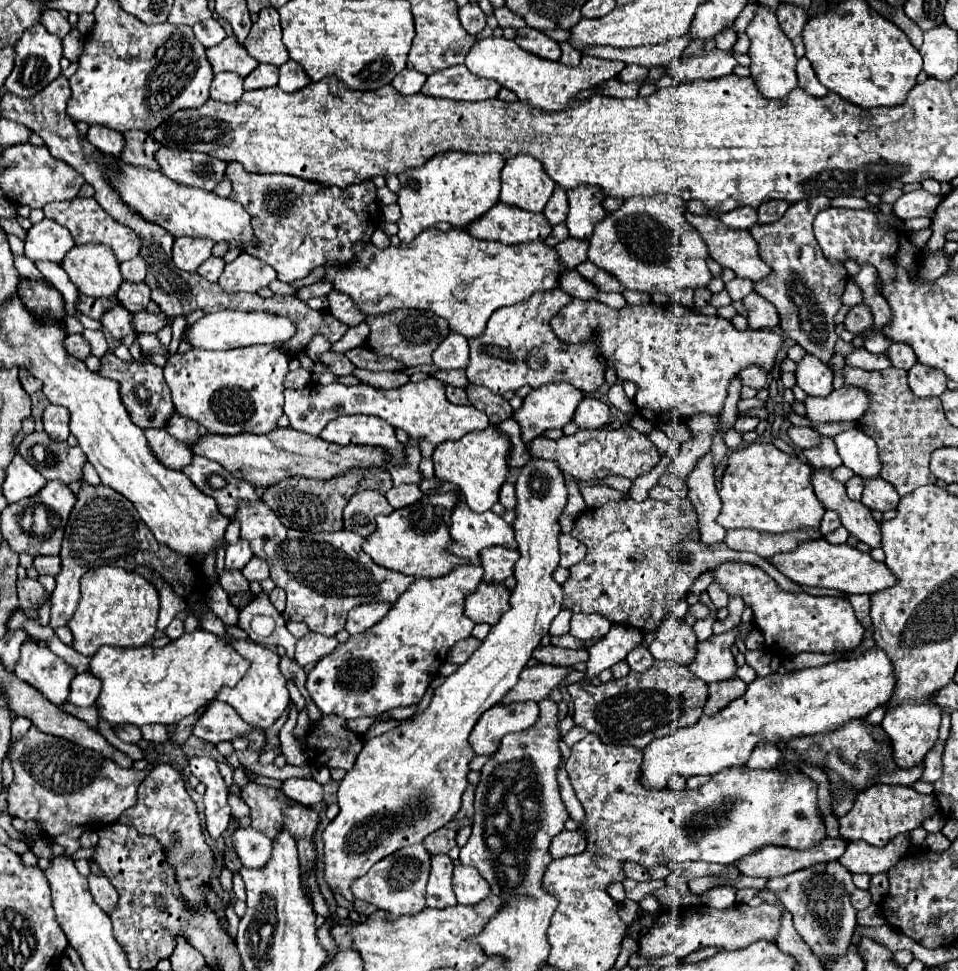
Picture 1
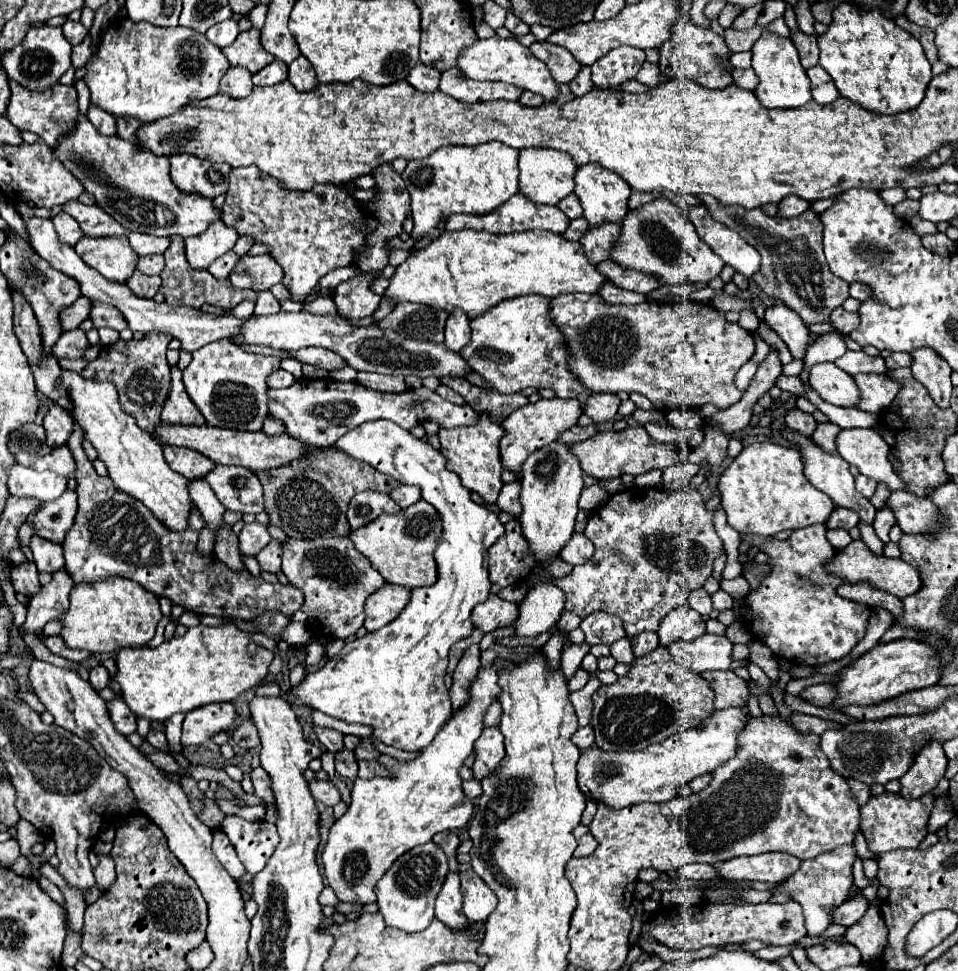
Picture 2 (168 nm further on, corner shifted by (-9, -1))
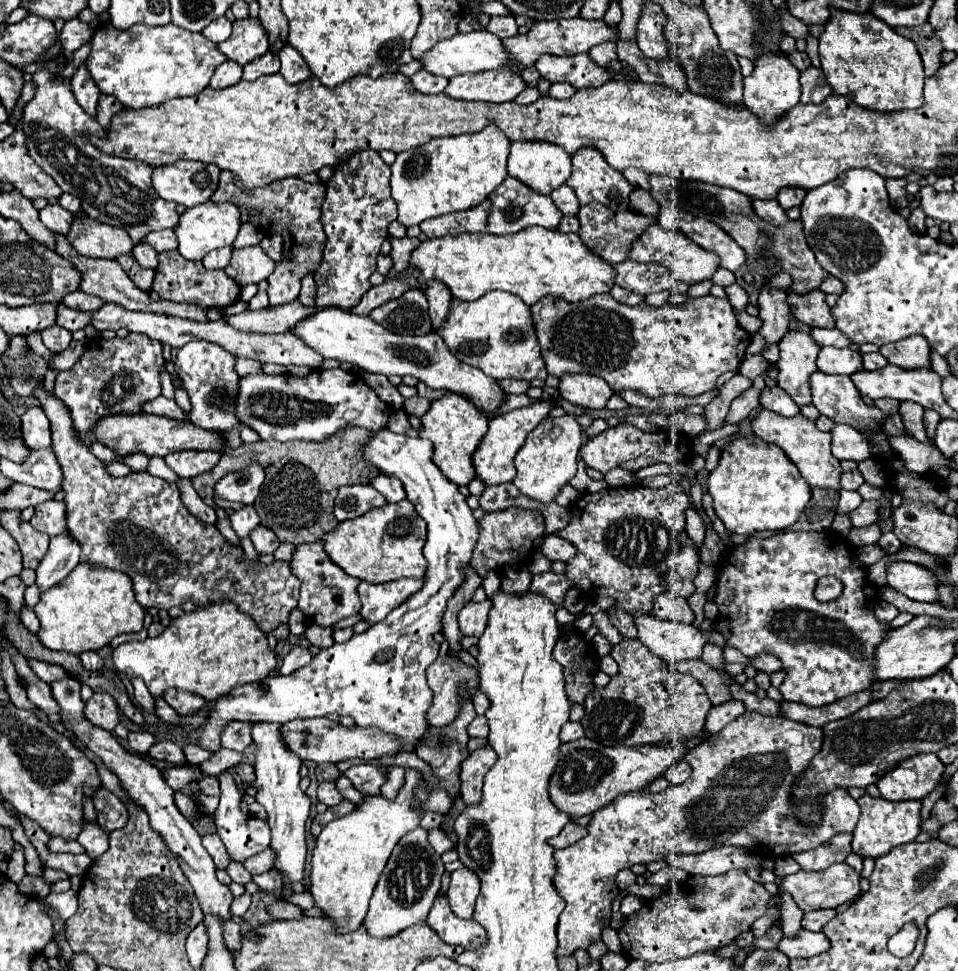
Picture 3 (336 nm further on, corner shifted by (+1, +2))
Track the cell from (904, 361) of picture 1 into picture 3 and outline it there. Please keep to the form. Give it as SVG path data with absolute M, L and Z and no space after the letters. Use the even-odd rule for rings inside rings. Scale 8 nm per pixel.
M876 352L876 354L862 354L862 370L880 370L888 364L888 360Z

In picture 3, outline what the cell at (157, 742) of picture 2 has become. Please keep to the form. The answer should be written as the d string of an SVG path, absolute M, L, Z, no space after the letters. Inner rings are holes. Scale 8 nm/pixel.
M130 732L128 734L128 746L136 754L146 754L152 744L154 744L154 736L150 732Z

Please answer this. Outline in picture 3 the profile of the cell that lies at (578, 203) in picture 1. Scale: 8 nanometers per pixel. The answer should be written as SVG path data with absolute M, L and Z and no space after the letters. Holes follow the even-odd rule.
M580 148L572 156L572 176L566 184L576 192L582 206L590 202L600 202L614 210L628 210L628 194L634 190L634 186L618 170L614 170L596 148Z

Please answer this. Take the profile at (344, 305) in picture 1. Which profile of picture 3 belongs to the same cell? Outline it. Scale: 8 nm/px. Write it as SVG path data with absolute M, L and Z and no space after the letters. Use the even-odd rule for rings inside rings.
M354 152L346 162L334 166L334 174L326 182L326 198L322 204L326 244L322 262L314 272L316 306L350 310L360 302L372 288L368 278L376 272L376 258L382 242L388 238L388 224L396 218L396 204L390 196L390 166L382 162L378 152Z

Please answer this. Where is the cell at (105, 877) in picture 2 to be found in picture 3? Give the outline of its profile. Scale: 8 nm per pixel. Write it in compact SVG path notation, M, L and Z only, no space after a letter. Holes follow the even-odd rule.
M84 822L82 832L78 834L78 842L86 848L86 854L96 860L108 850L108 832L102 830L98 822Z

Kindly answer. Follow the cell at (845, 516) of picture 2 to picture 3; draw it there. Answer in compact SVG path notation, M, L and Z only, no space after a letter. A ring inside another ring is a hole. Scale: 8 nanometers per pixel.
M842 490L840 492L840 504L838 504L838 514L850 514L854 508L858 508L862 502L862 496L858 492Z

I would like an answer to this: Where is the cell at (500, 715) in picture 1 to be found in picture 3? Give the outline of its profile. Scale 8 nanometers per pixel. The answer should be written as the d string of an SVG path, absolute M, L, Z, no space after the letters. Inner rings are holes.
M486 746L468 756L468 760L462 762L460 780L462 780L462 800L466 806L478 804L482 800L482 784L486 772L496 764L496 752Z

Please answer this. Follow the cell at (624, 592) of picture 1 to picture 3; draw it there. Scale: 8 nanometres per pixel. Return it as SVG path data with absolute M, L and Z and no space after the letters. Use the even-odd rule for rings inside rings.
M674 480L664 488L646 488L646 486L628 486L628 488L604 488L596 494L582 494L580 500L576 500L576 506L572 510L570 522L566 528L558 530L556 534L564 540L572 542L578 550L576 556L566 564L566 574L538 574L532 578L530 590L544 594L554 604L562 604L568 588L576 586L586 596L610 596L616 600L616 606L626 610L628 614L634 614L638 610L650 612L654 598L666 590L664 572L678 570L682 578L692 580L698 574L698 550L694 548L692 540L688 538L684 524L686 524L686 510L690 508L690 498L682 486L682 482Z

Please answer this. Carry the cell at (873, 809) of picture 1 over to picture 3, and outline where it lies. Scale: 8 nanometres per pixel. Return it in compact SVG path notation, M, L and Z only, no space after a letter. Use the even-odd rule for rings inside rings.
M864 794L858 798L858 806L862 810L860 820L854 828L854 838L852 838L852 852L862 856L862 858L878 858L888 854L892 848L900 844L914 842L916 836L920 834L920 800L906 800L906 802L890 802L884 798L872 798Z

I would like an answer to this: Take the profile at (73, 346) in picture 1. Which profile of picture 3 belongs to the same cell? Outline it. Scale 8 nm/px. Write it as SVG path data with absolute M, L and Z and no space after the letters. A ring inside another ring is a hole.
M50 326L50 328L42 330L42 340L44 340L44 346L52 354L58 354L58 352L66 350L68 344L72 342L72 332L68 332L66 328L60 328L60 326Z

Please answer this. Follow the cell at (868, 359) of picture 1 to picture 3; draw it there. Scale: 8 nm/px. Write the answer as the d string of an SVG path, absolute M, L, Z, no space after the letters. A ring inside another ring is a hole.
M824 346L818 354L818 370L826 374L854 374L862 368L860 352L850 348L834 348Z

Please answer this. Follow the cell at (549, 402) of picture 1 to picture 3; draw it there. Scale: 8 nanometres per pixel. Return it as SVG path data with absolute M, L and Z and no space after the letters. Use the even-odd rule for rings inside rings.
M538 402L520 410L512 410L512 412L504 412L500 416L494 416L488 422L488 432L482 438L480 446L476 448L474 456L472 456L472 464L476 470L476 478L482 480L486 486L494 486L494 484L502 484L502 482L512 482L516 476L516 466L514 466L514 456L516 452L522 448L526 436L530 430L534 430L536 424L540 424L550 408L554 408L552 402Z

